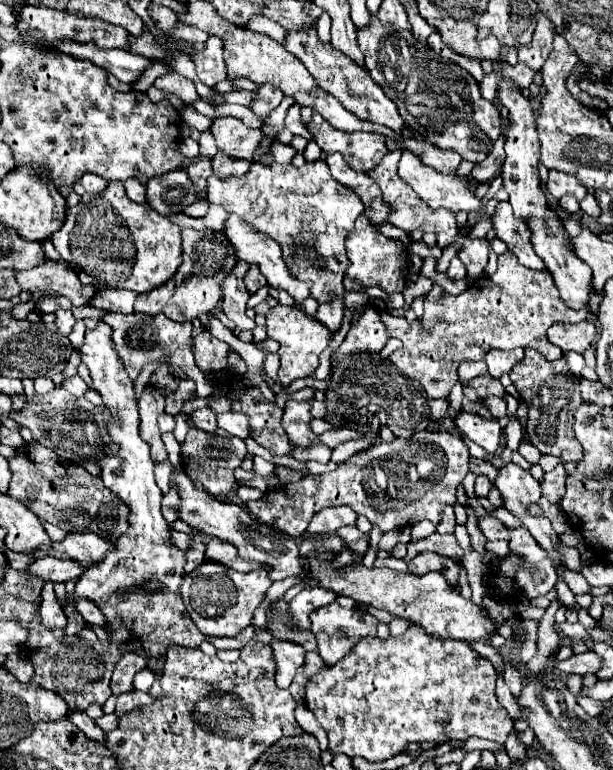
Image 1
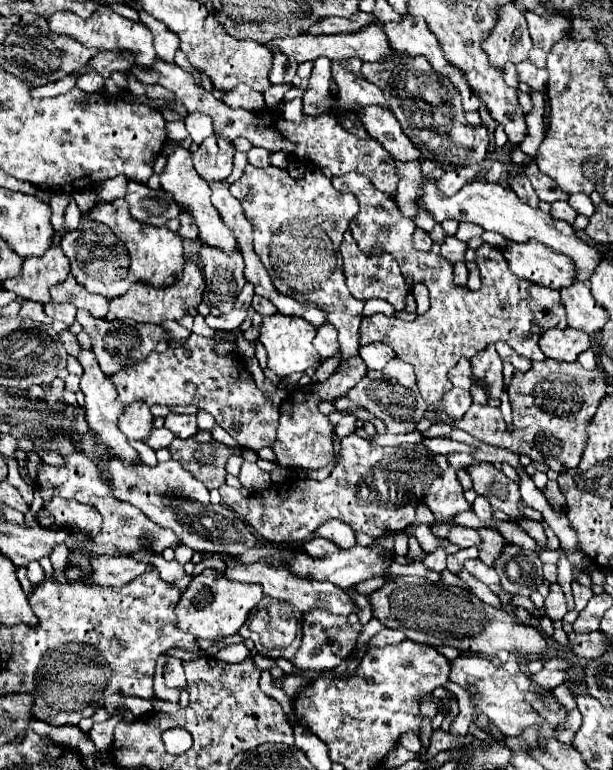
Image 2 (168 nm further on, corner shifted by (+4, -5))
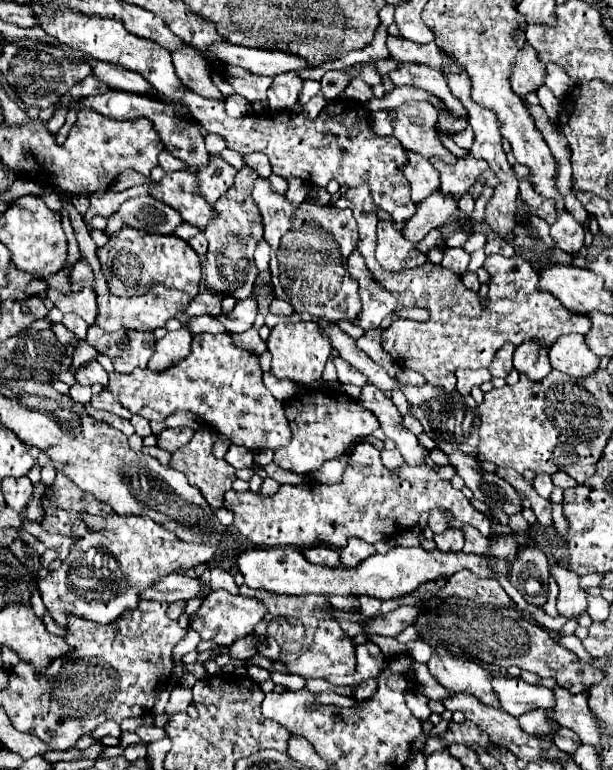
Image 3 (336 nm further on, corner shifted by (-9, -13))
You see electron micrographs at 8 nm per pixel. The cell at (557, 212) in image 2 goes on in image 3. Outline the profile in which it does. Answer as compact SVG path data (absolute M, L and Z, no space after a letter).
M568 212L558 216L550 228L550 234L556 238L556 248L566 254L576 254L584 244L584 228Z

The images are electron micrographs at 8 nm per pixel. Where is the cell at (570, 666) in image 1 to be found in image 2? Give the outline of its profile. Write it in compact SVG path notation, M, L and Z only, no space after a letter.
M541 670L541 672L533 674L531 680L533 680L535 684L539 684L541 688L553 690L555 686L563 684L563 670Z

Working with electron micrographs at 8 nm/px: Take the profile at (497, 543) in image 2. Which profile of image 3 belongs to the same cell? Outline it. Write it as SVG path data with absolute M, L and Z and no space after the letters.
M462 526L460 530L462 530L462 534L464 534L464 548L462 548L464 554L470 554L470 552L474 552L474 554L484 554L484 552L486 552L488 538L480 536L472 526Z

